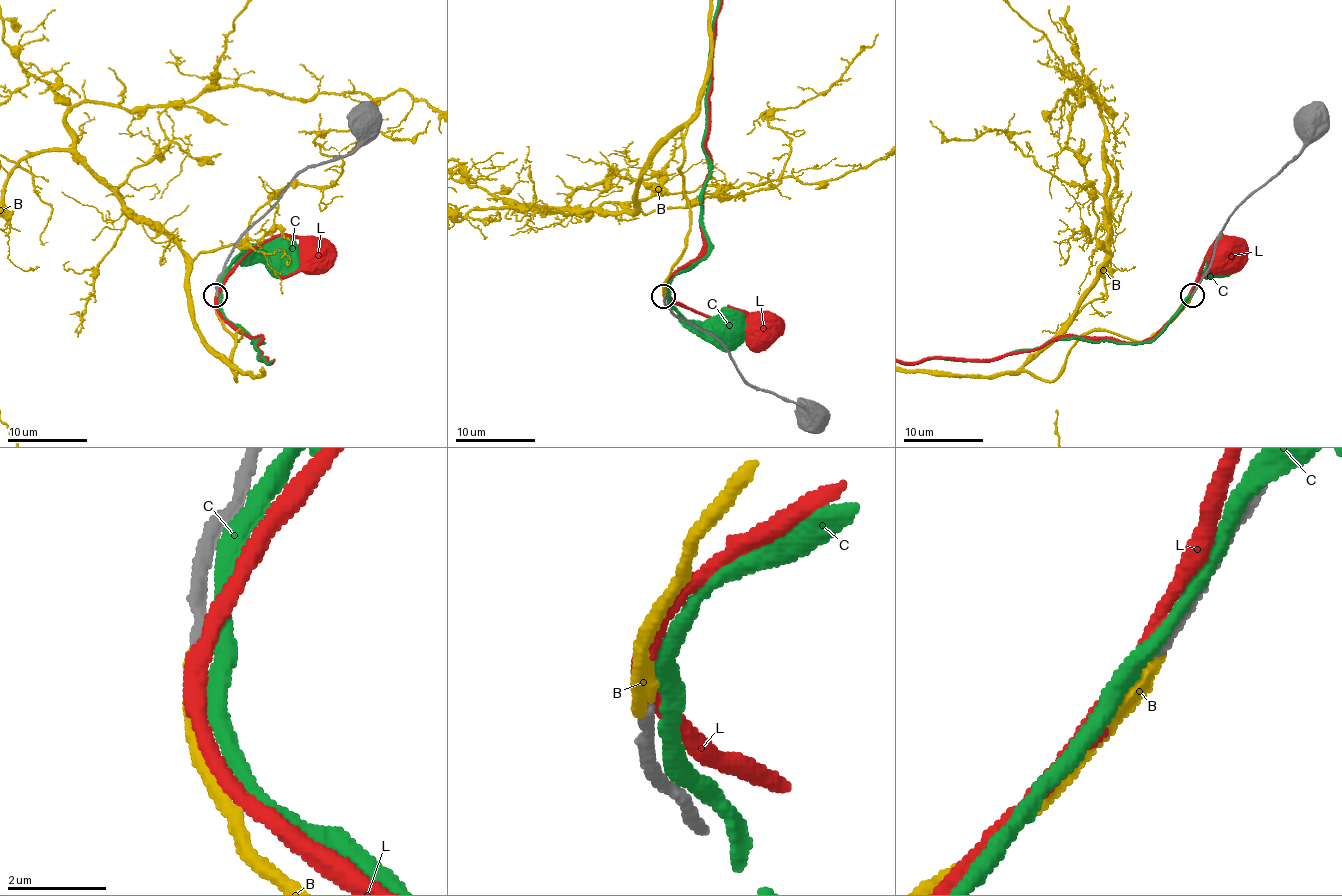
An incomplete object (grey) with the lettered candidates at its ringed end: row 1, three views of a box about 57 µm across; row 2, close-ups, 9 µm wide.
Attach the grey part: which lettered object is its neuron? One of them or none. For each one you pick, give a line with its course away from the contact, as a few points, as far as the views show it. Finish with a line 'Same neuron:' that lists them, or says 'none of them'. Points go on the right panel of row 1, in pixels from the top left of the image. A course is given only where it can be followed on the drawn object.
Same neuron: B

